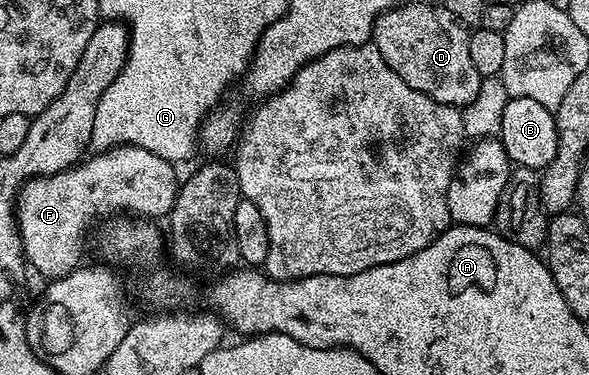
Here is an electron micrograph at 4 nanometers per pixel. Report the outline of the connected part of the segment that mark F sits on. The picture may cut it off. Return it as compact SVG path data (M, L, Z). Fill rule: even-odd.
M115 145L104 153L93 152L87 159L61 173L32 178L21 185L16 199L16 226L20 229L25 262L31 268L33 265L44 279L65 277L81 264L84 240L87 239L96 217L102 216L103 213L115 214L117 211L145 219L157 219L156 217L160 216L163 218L168 215L175 205L176 196L180 194L182 184L181 178L176 178L176 169L177 166L173 162L162 159L162 155L154 155L154 151L146 151L133 145Z

